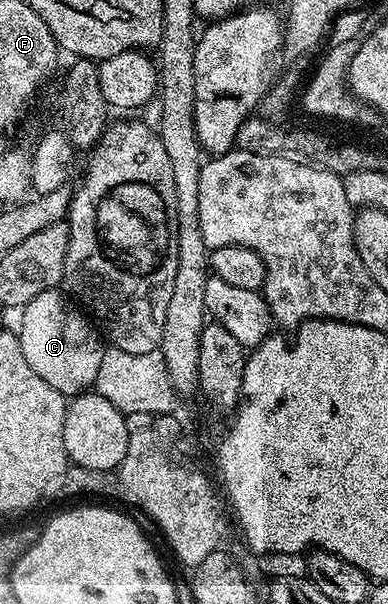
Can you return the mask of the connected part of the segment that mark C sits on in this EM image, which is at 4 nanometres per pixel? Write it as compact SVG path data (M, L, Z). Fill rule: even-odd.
M57 288L36 295L23 306L21 313L18 336L30 367L51 386L52 381L56 381L54 389L65 397L79 396L89 390L95 384L106 348L99 330L89 325L89 318L63 290Z

